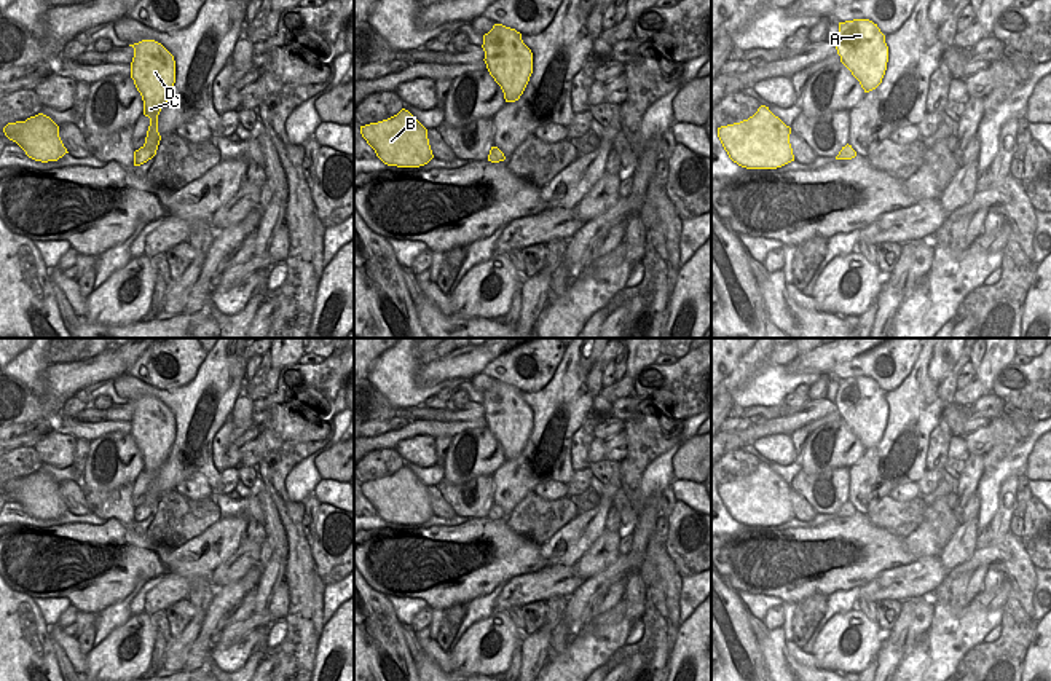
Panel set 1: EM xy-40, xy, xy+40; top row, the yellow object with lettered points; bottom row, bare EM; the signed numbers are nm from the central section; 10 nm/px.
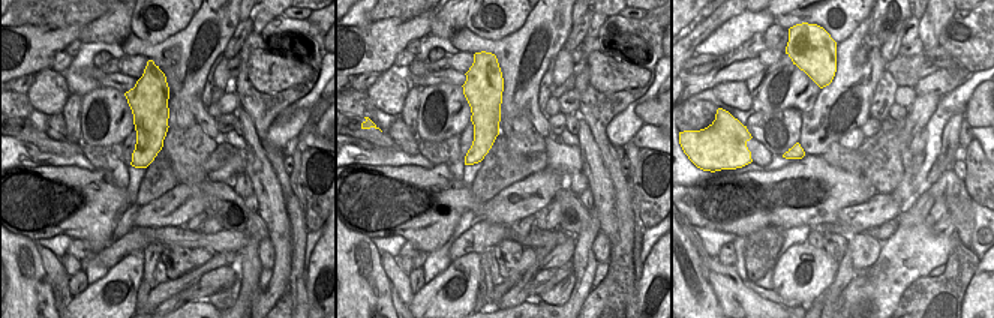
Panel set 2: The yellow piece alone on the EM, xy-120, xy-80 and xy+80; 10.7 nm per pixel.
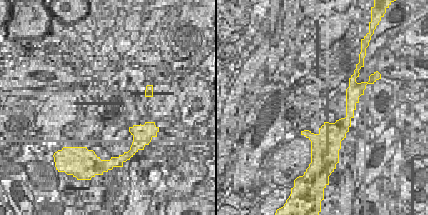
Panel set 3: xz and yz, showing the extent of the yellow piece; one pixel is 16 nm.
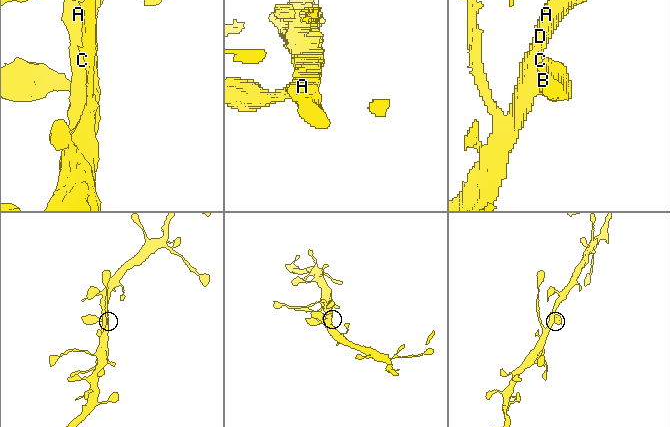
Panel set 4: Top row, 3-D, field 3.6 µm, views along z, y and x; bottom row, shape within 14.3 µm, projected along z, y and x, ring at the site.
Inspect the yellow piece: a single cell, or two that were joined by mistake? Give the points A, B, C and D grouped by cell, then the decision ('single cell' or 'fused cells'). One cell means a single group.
groups A B C D; single cell

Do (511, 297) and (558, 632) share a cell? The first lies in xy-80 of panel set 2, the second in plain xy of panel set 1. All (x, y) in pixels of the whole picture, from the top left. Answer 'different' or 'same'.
same

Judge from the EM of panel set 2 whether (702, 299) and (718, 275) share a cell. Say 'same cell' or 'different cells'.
different cells

